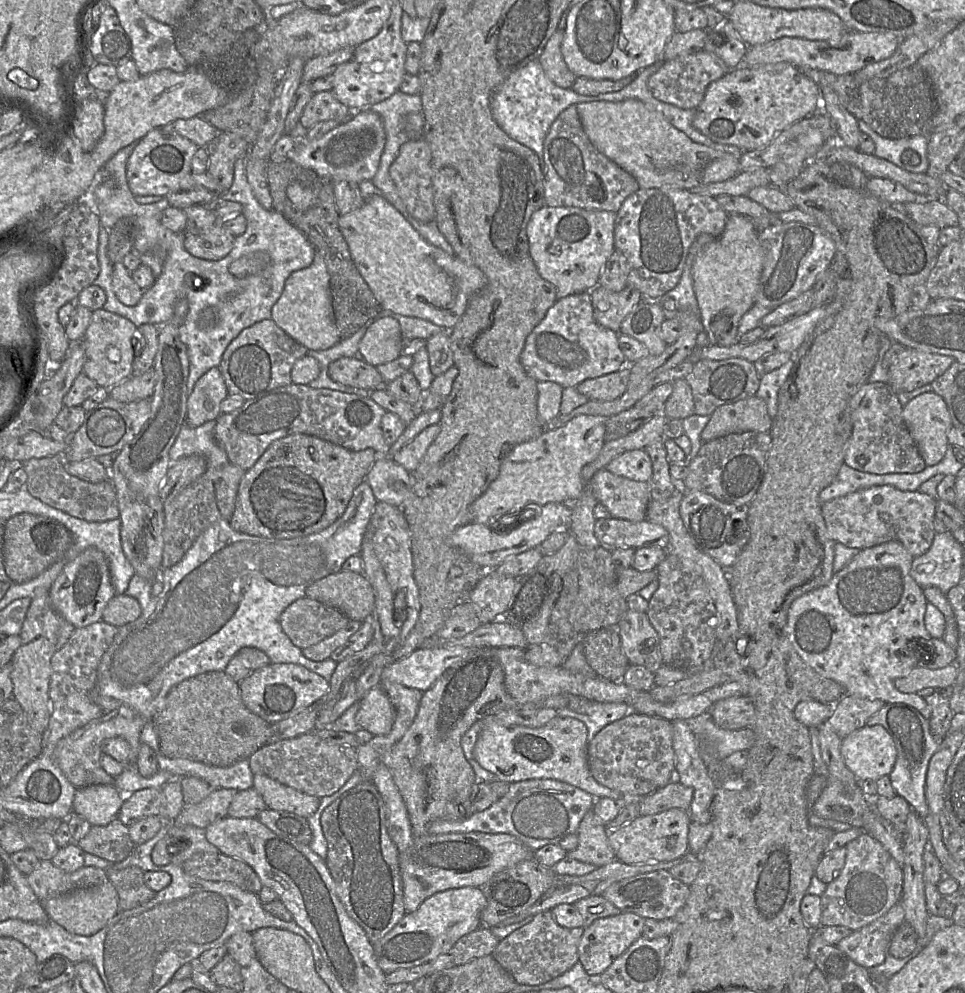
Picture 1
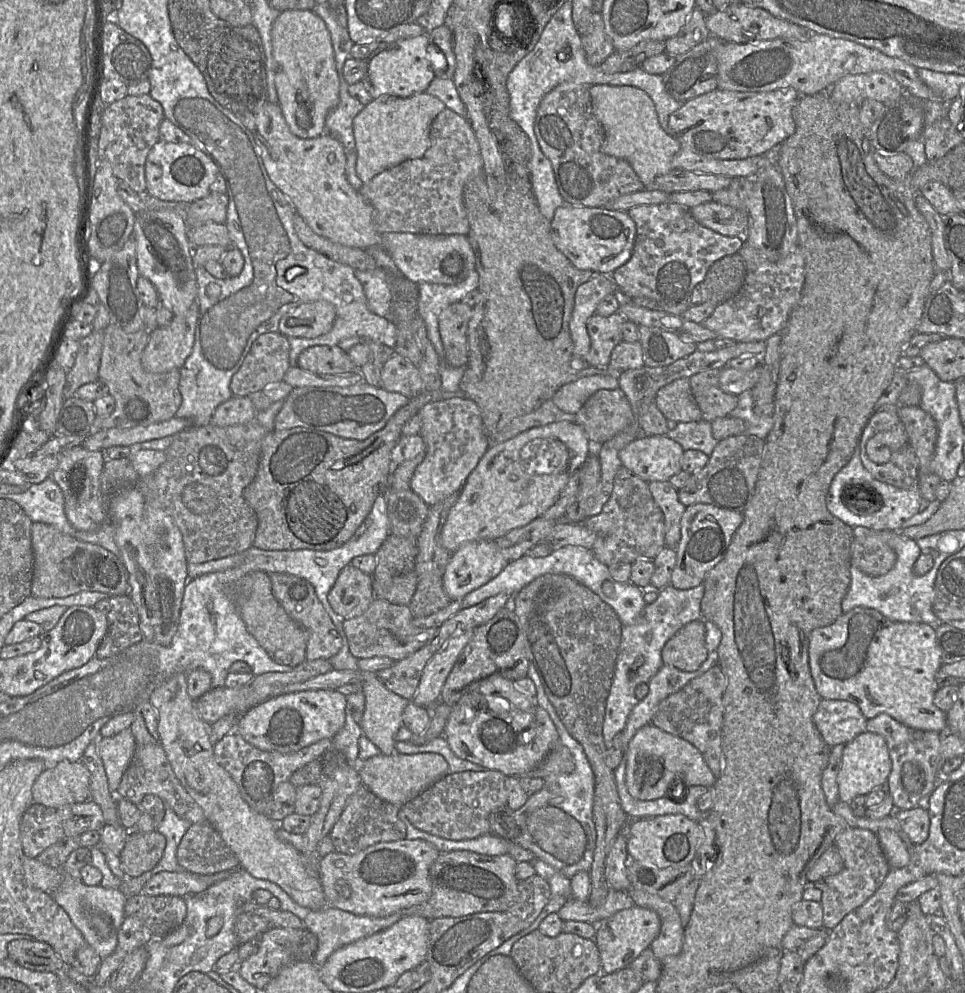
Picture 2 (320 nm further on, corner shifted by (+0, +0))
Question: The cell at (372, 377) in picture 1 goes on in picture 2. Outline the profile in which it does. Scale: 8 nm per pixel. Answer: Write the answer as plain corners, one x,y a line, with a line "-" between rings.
338,345
312,346
300,353
297,366
316,375
351,374
358,371

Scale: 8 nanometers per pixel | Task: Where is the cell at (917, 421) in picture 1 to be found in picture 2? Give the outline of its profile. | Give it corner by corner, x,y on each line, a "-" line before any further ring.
899,421
886,432
872,437
866,446
868,458
876,464
886,464
891,461
893,454
903,446
910,446
904,424

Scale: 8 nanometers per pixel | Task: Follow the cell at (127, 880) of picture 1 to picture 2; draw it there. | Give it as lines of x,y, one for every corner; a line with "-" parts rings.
143,892
127,896
126,916
137,916
153,938
162,938
179,927
186,917
186,904
181,896
150,896

